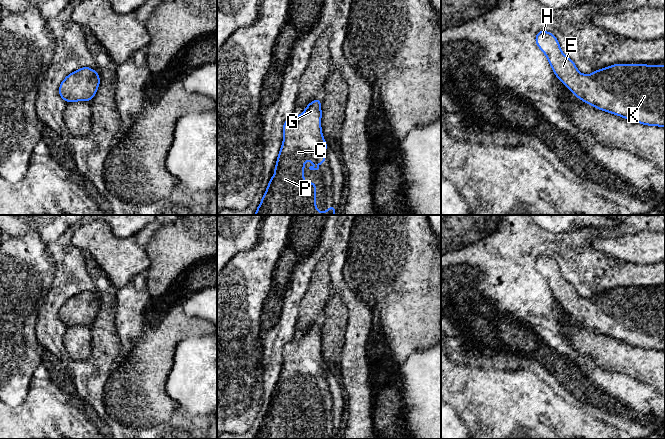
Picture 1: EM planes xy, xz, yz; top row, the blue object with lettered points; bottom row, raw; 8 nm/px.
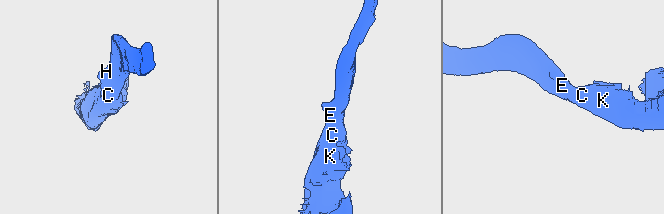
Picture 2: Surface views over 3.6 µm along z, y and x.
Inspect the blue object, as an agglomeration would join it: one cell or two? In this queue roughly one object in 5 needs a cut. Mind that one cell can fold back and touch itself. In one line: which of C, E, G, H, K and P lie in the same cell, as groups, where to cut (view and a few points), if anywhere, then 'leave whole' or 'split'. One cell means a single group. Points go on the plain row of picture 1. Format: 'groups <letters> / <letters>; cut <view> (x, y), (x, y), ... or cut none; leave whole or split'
groups C E G H K P; cut none; leave whole

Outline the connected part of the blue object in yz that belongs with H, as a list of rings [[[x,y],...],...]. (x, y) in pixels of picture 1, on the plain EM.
[[[539,255],[535,261],[536,270],[547,281],[547,284],[557,302],[573,317],[578,323],[594,330],[596,333],[621,340],[629,345],[638,346],[646,350],[660,350],[665,352],[665,289],[646,288],[614,288],[609,291],[594,295],[586,299],[578,295],[575,287],[565,280],[560,268],[554,258],[547,255]]]

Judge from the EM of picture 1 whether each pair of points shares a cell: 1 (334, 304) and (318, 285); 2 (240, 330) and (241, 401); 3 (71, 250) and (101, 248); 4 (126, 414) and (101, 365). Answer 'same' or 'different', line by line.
1: different
2: same
3: different
4: different

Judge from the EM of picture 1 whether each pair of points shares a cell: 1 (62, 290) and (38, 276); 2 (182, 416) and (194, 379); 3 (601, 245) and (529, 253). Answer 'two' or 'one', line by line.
1: two
2: two
3: two

